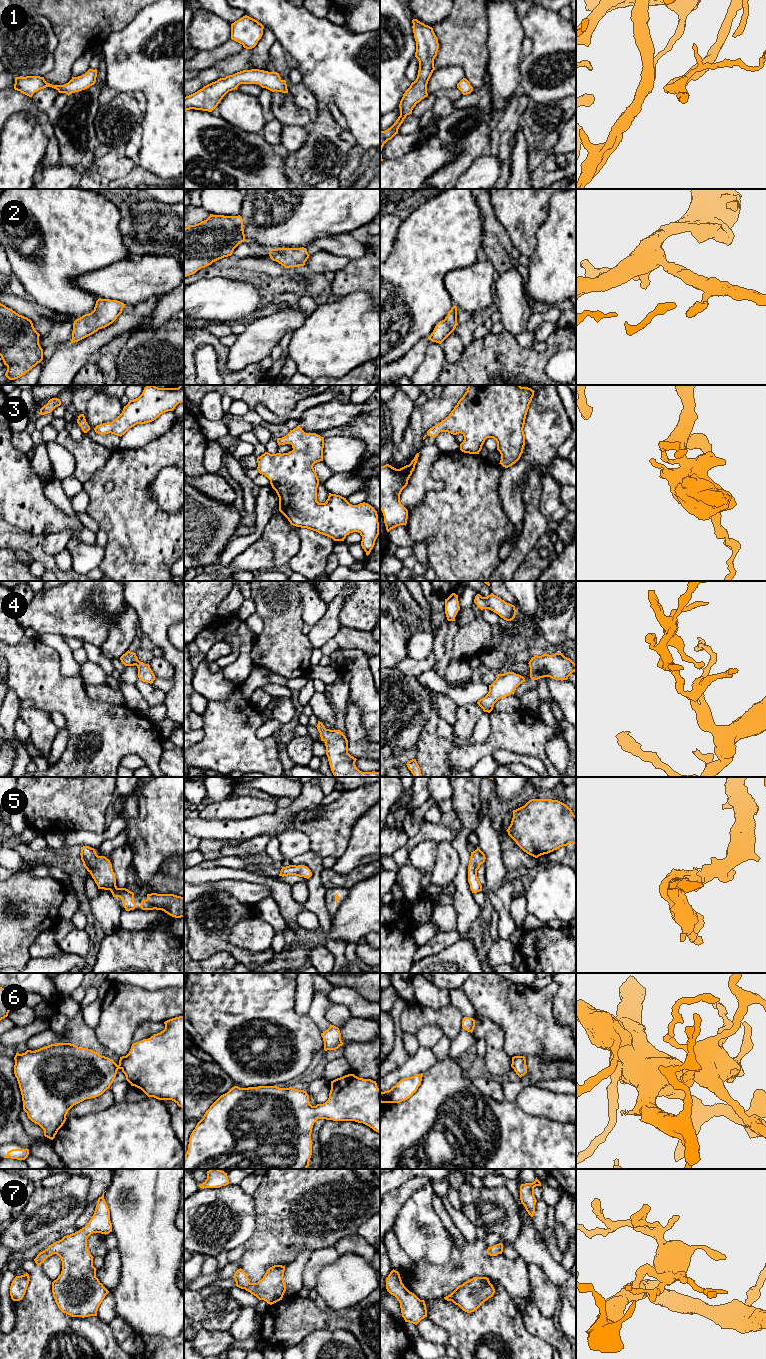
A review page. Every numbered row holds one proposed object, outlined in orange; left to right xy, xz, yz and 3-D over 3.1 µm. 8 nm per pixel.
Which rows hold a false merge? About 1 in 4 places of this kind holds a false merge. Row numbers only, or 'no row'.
no row

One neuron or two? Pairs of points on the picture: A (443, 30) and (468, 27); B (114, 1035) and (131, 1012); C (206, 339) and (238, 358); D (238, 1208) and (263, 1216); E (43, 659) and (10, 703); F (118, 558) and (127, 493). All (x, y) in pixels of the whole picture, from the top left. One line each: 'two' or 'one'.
A: one
B: one
C: two
D: two
E: two
F: one

